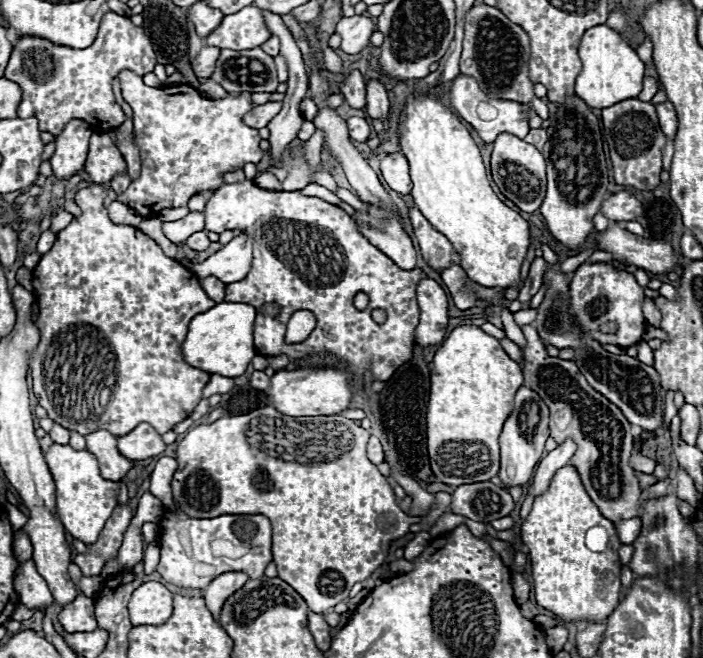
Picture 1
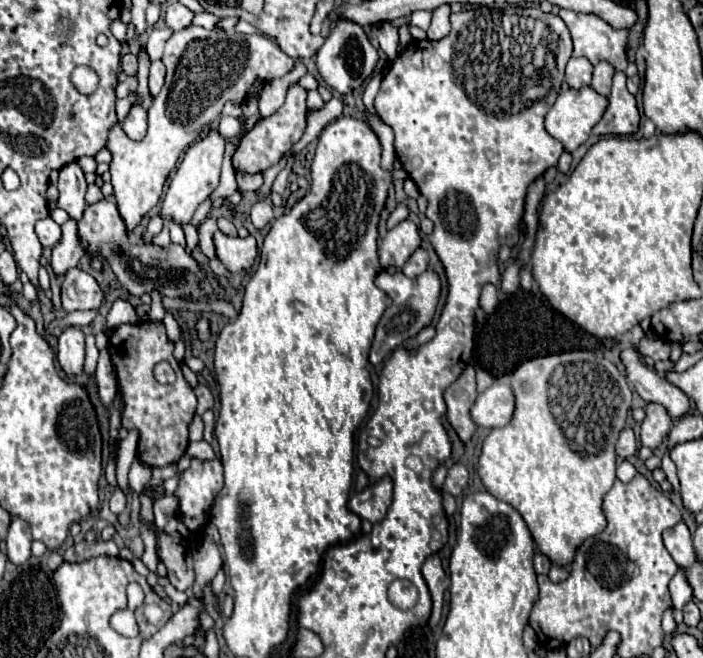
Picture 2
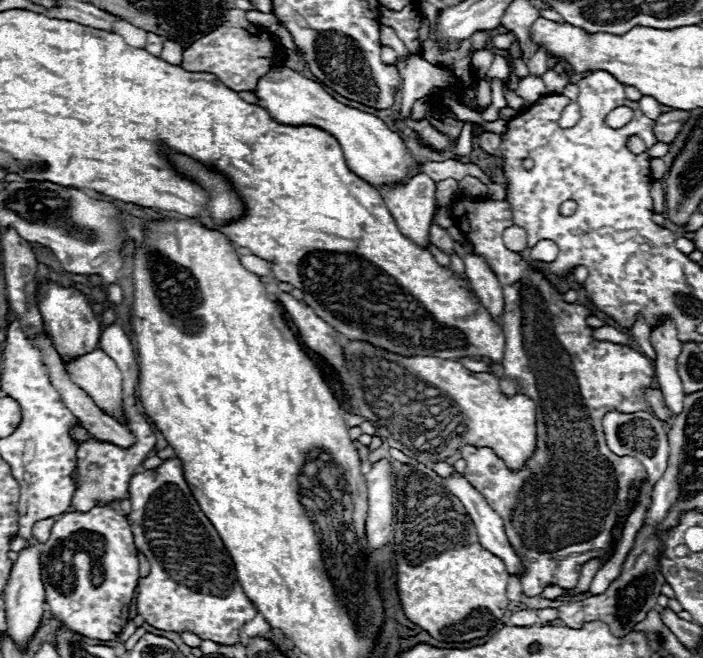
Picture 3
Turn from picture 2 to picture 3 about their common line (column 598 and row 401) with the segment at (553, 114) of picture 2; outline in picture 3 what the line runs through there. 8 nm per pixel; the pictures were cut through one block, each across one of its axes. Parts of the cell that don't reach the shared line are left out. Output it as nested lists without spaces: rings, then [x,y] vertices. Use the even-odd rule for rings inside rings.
[[[88,352],[72,362],[66,368],[72,382],[76,382],[108,416],[118,422],[124,420],[120,406],[120,390],[122,390],[122,374],[116,362],[104,352]]]

